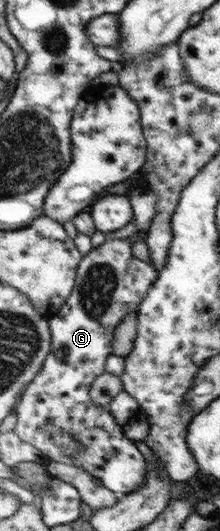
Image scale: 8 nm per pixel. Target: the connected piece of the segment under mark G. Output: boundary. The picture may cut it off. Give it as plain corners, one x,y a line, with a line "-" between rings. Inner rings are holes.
112,239
105,241
99,247
91,249
90,253
81,262
77,286
70,296
69,302
64,308
51,319
53,328
53,348
49,354
41,374
29,384
29,387
21,396
22,402
18,404
16,412
20,413
16,435
20,435
24,442
36,446
42,453
45,461
56,461
70,464
102,479
102,483
118,494
123,496
130,491
146,486
145,457
139,452
132,441
125,434
124,426
117,422
108,406
94,404
91,390
97,378
106,374
107,363
114,355
114,339
118,325
131,313
137,312
145,296
149,294
151,287
157,282
156,272
148,262
132,256
132,244
126,239
-
56,431
70,431
74,435
81,436
82,452
75,455
66,452
58,442
52,438

